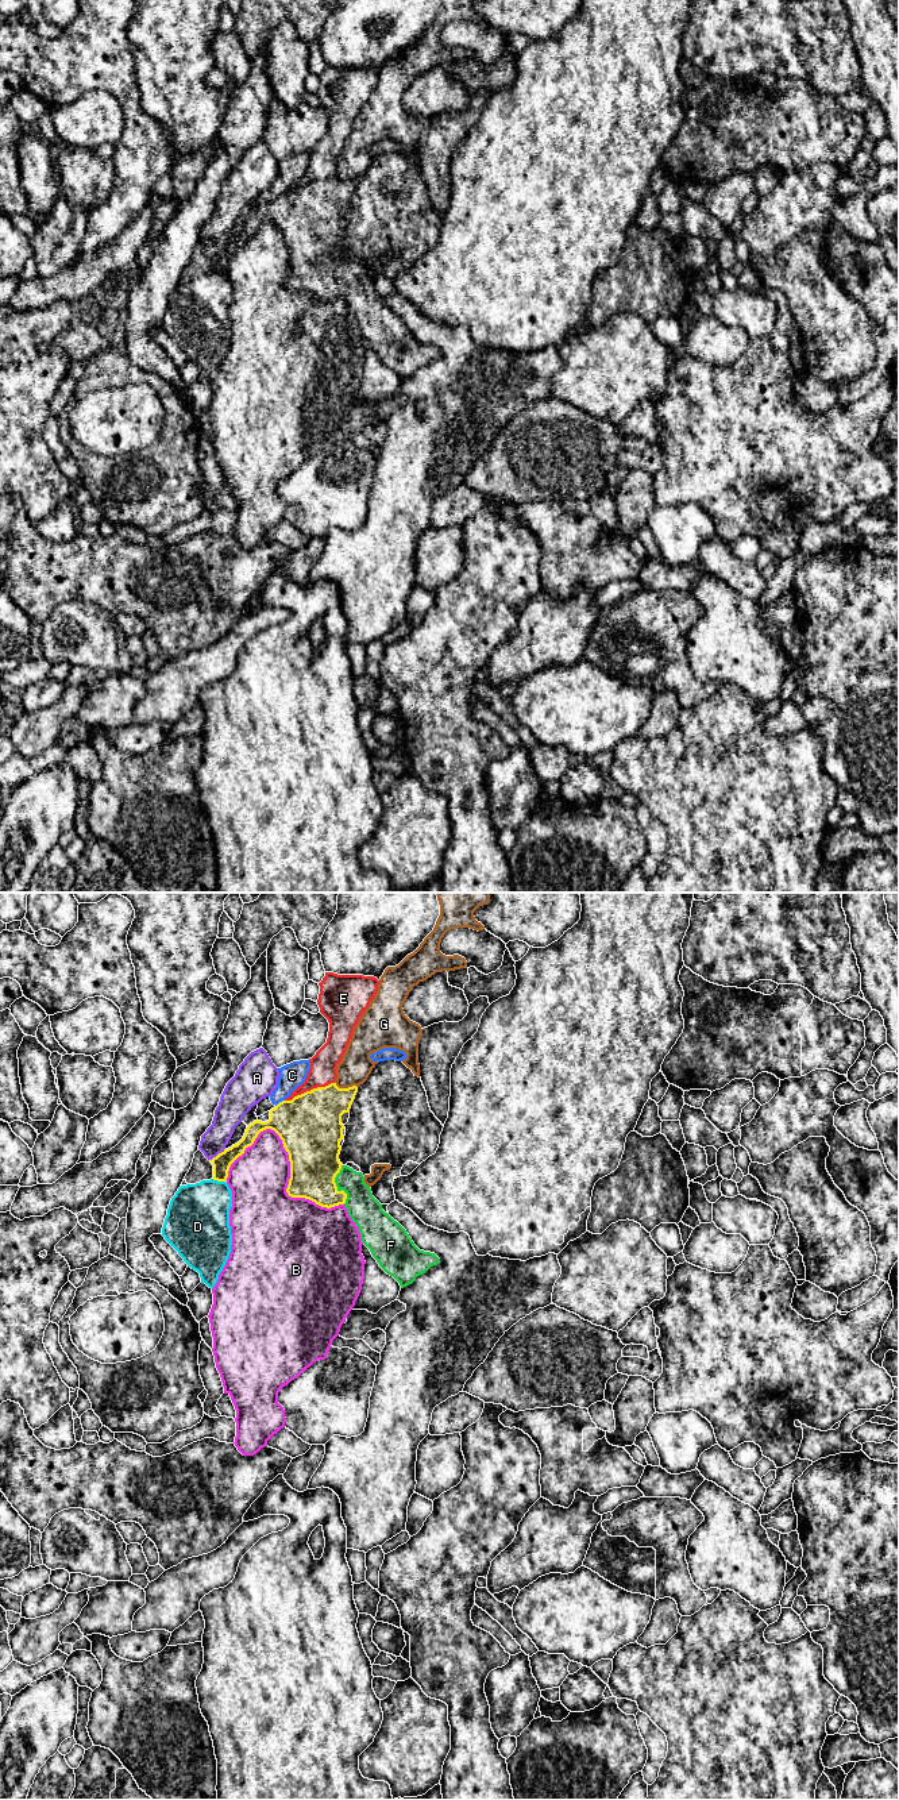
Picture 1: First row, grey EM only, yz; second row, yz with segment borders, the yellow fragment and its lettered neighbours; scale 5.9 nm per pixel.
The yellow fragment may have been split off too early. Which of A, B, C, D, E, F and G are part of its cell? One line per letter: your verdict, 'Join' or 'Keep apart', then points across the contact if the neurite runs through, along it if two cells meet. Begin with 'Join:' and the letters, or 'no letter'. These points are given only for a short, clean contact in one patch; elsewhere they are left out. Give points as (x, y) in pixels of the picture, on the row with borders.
Join: F
A: Keep apart. Boundary: yz (224, 1148), (211, 1160)
B: Keep apart
C: Keep apart
D: Keep apart
E: Keep apart
F: Join. Path across: yz (313, 1151), (315, 1166), (335, 1186), (365, 1210)
G: Keep apart

